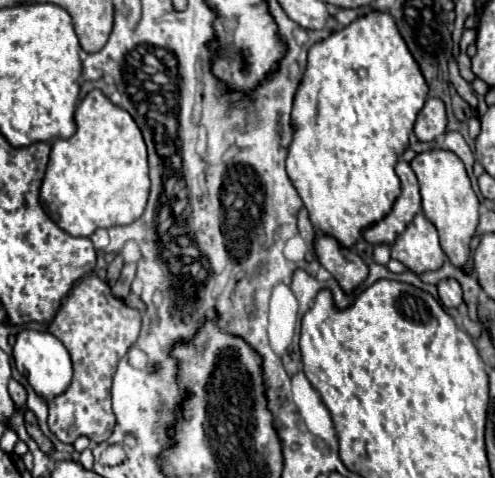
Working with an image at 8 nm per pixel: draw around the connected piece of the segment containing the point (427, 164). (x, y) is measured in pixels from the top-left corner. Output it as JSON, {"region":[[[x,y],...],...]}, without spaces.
{"region":[[[433,148],[433,150],[417,154],[411,160],[411,168],[419,180],[423,212],[425,212],[427,220],[433,222],[433,226],[437,228],[443,252],[447,254],[447,258],[451,260],[453,266],[457,266],[457,268],[463,266],[471,258],[469,242],[471,242],[473,232],[479,222],[479,200],[471,188],[463,162],[459,160],[459,156],[455,156],[455,152],[447,152],[443,148]]]}

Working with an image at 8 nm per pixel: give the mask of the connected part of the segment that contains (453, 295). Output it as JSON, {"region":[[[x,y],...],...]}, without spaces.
{"region":[[[455,278],[441,280],[441,282],[437,284],[437,290],[439,290],[441,304],[443,304],[443,306],[447,306],[447,308],[457,308],[457,306],[463,302],[461,284],[459,284]]]}

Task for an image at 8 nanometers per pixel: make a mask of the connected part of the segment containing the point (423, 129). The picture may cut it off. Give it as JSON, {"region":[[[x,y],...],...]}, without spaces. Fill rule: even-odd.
{"region":[[[429,98],[417,116],[415,136],[421,142],[435,142],[445,134],[445,126],[447,126],[447,116],[443,100]]]}

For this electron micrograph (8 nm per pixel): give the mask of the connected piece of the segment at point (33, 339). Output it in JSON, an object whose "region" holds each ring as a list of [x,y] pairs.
{"region":[[[25,328],[17,334],[17,342],[13,346],[13,358],[15,358],[15,366],[17,370],[29,380],[29,384],[33,386],[33,390],[49,400],[53,396],[59,396],[67,390],[67,386],[71,384],[71,376],[73,376],[73,370],[71,370],[71,358],[69,358],[69,352],[67,348],[55,338],[51,336],[51,332],[47,330],[31,330],[31,328]]]}

